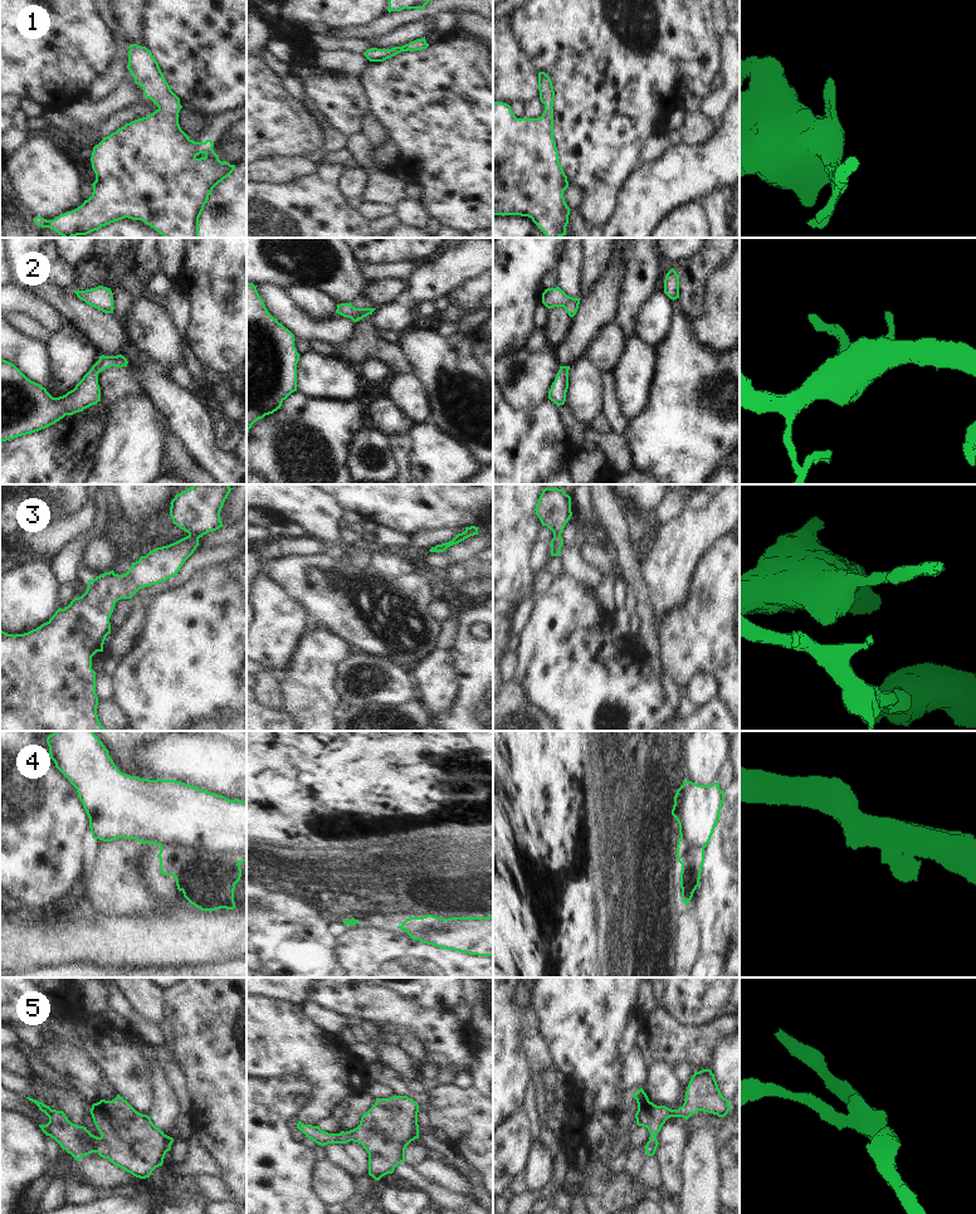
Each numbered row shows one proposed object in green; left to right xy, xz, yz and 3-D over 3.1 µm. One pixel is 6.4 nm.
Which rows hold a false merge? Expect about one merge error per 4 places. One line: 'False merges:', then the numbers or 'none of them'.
False merges: 4

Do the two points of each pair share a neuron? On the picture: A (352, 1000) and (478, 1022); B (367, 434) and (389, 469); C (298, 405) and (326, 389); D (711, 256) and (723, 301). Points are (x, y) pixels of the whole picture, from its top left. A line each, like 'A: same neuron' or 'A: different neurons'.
A: different neurons
B: same neuron
C: different neurons
D: different neurons

